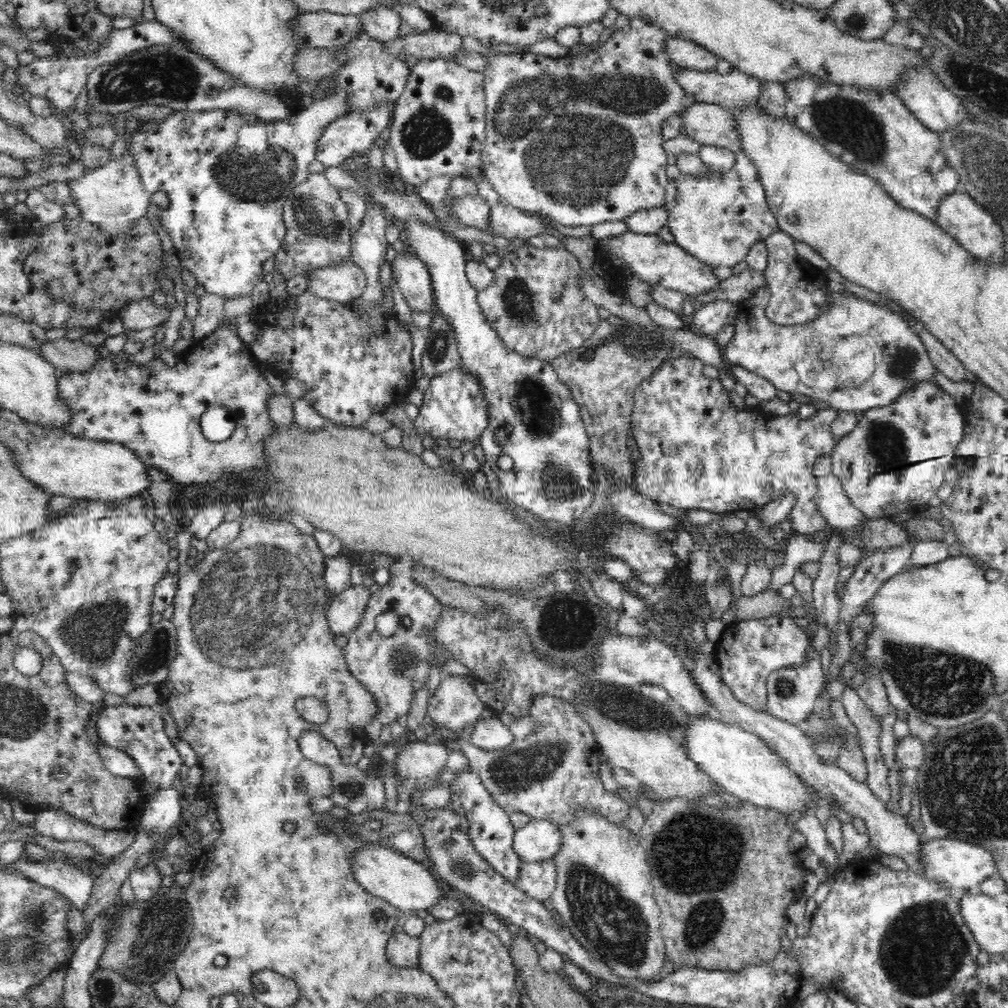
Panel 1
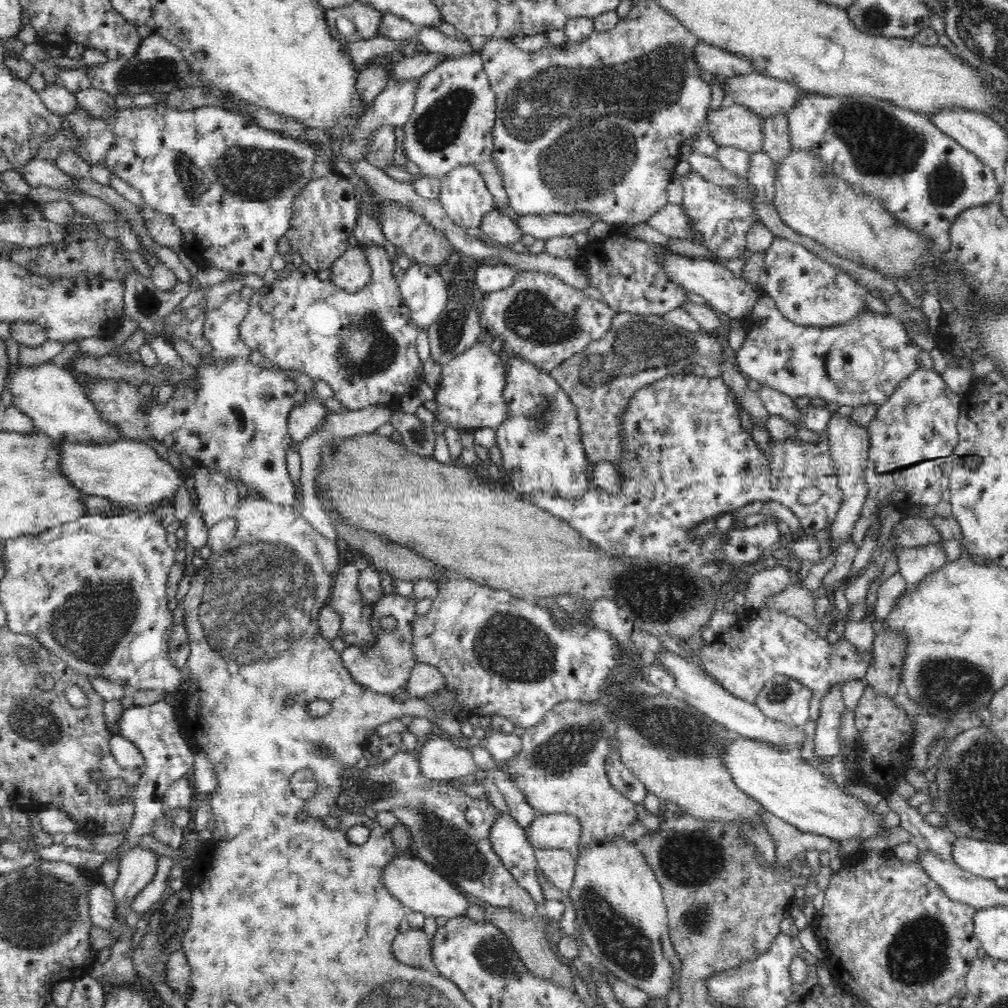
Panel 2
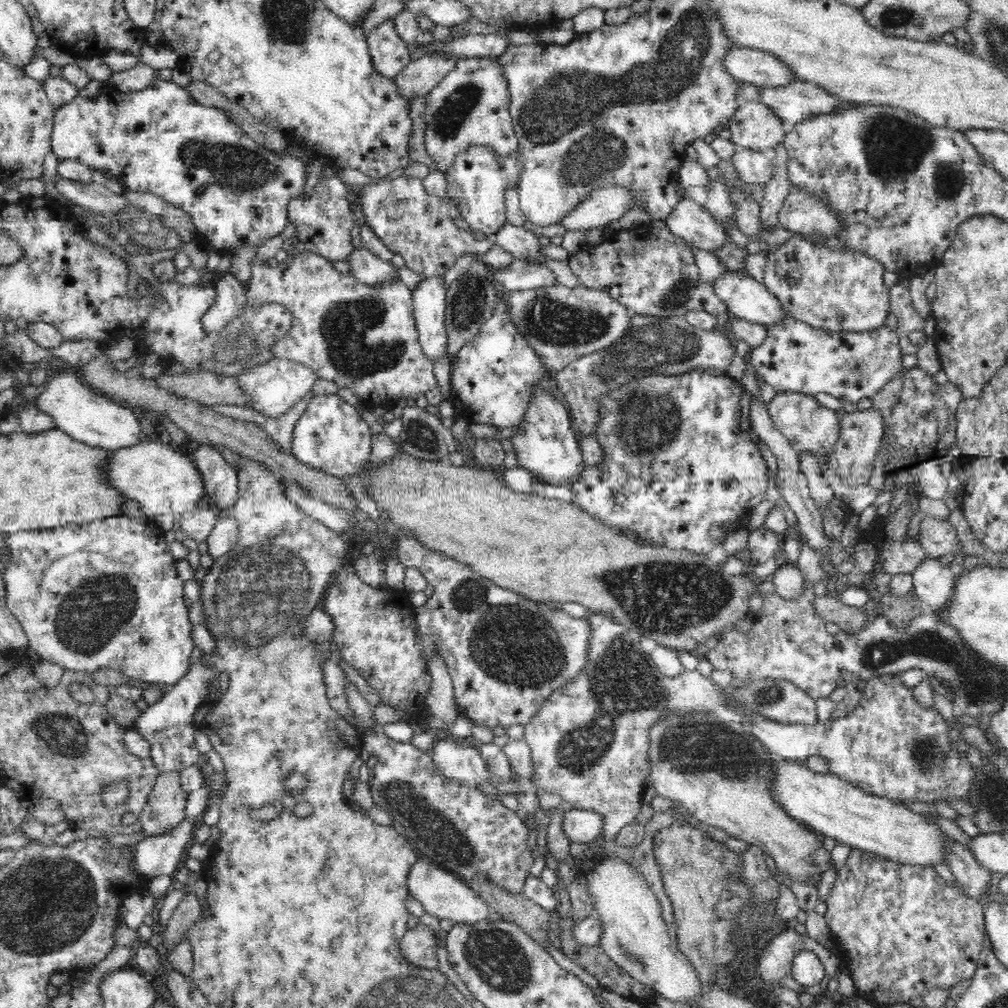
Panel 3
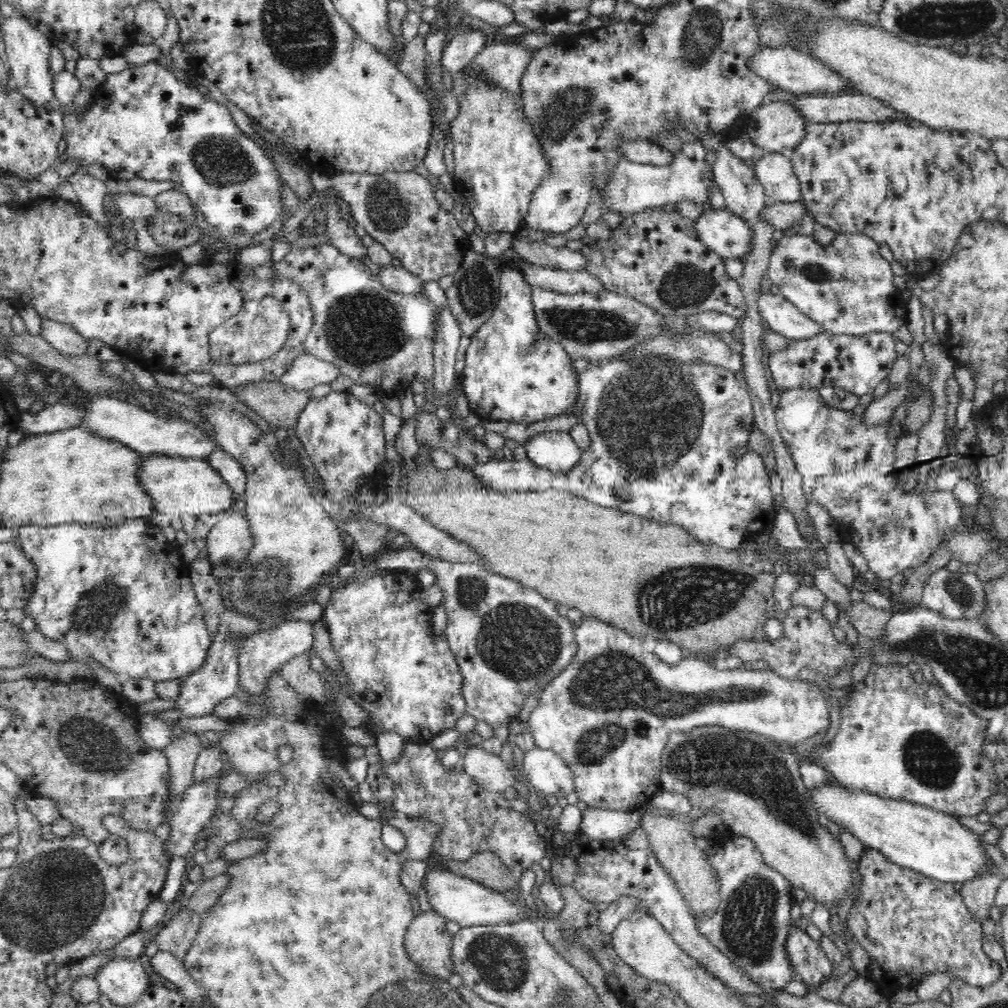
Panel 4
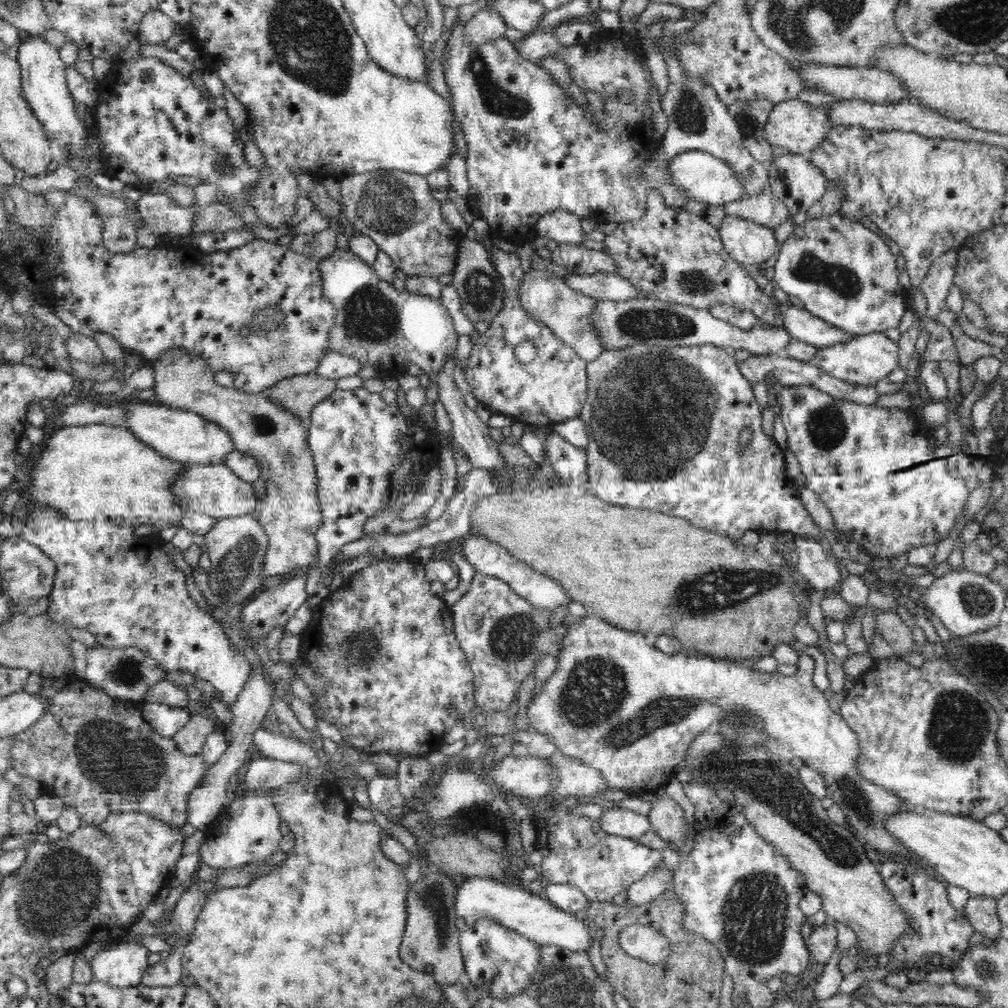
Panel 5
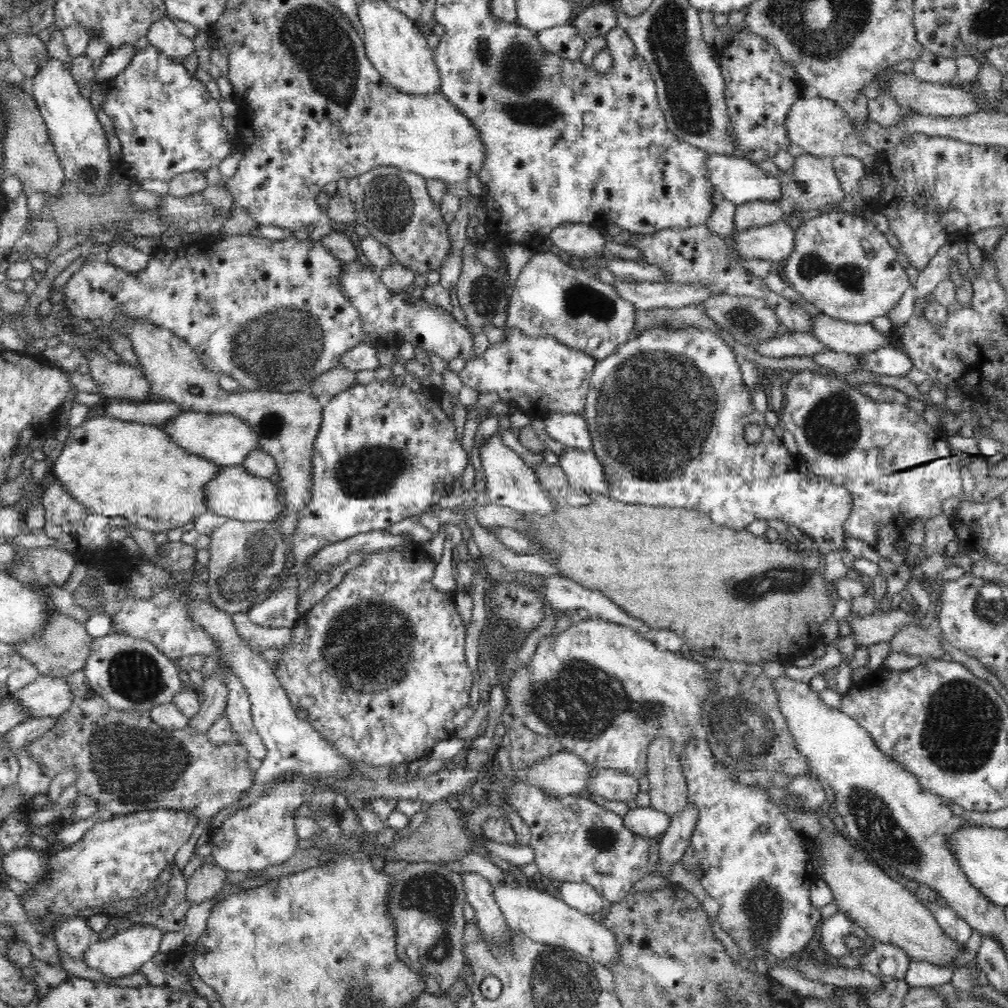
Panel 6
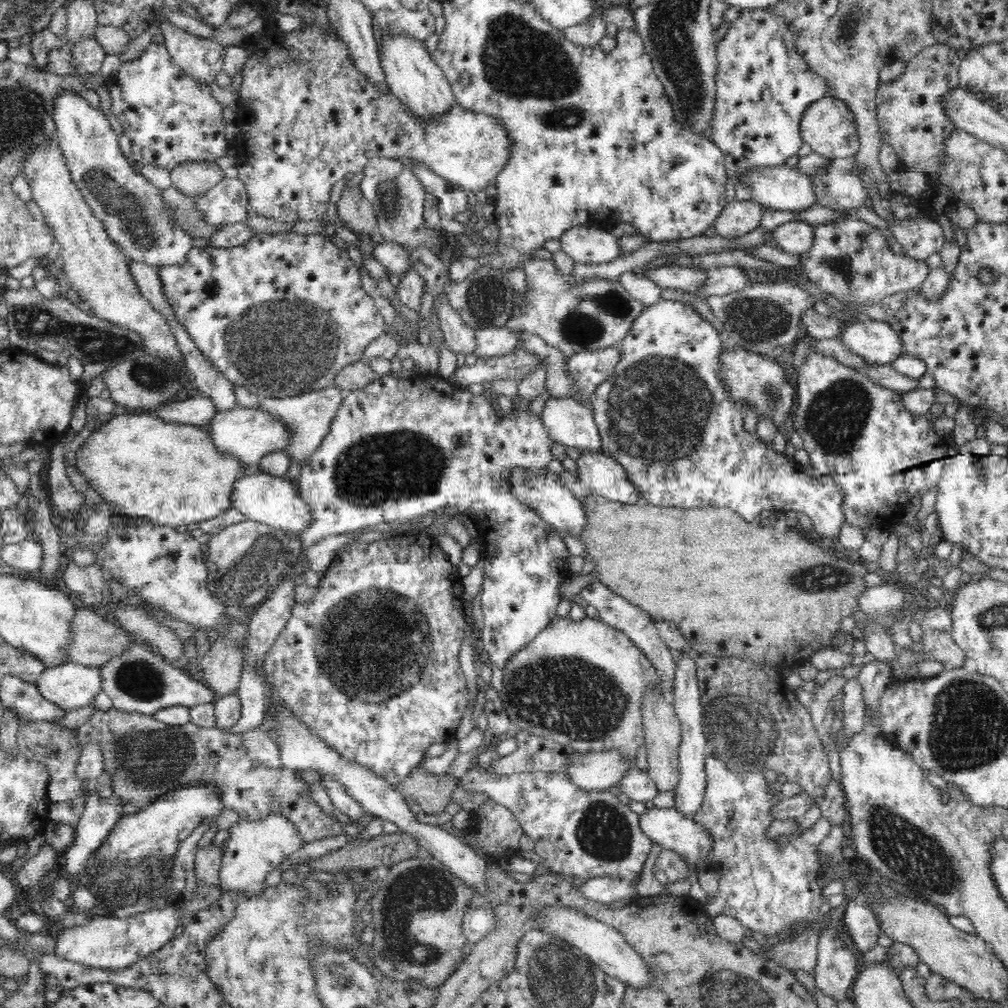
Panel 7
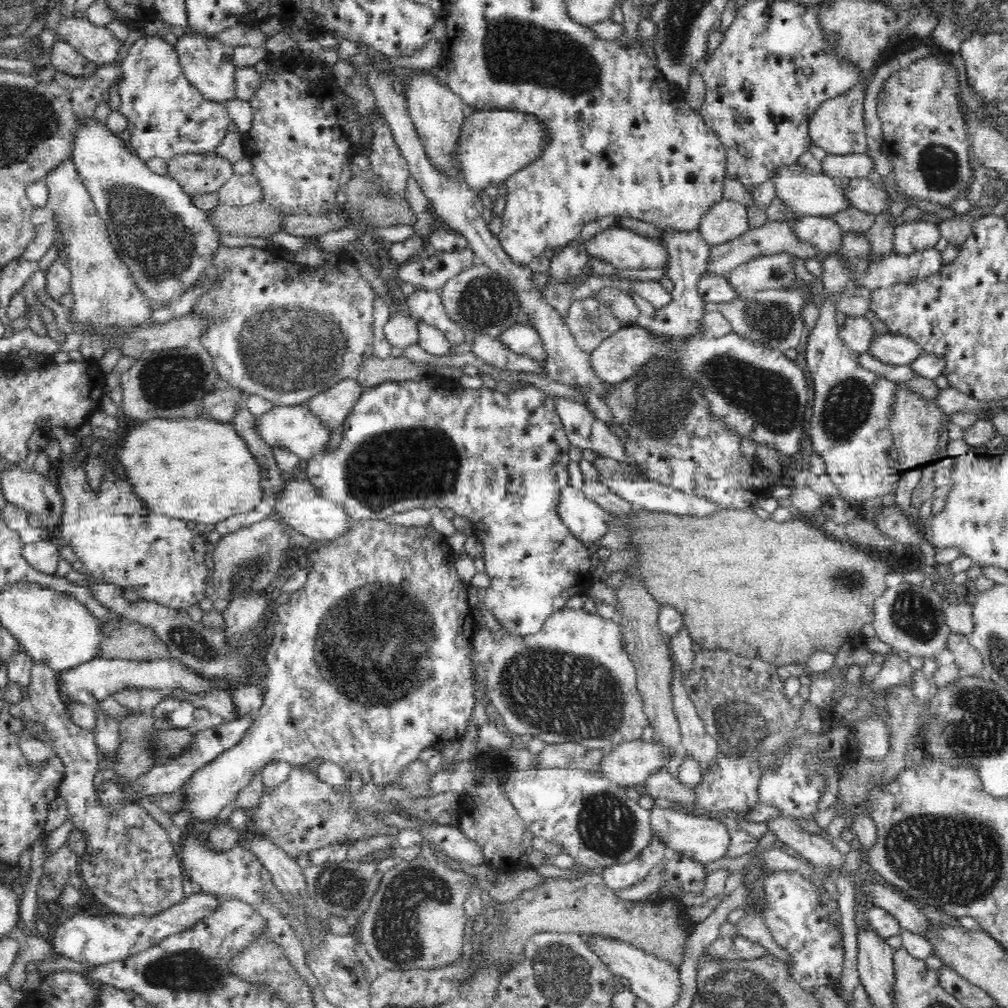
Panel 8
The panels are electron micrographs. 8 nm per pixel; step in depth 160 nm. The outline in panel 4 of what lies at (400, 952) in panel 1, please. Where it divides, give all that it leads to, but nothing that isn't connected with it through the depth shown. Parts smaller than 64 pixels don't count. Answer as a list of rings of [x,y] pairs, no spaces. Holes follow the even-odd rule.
[[[422,911],[414,917],[405,936],[409,959],[426,974],[452,981],[452,938],[444,924],[447,919],[436,911]]]

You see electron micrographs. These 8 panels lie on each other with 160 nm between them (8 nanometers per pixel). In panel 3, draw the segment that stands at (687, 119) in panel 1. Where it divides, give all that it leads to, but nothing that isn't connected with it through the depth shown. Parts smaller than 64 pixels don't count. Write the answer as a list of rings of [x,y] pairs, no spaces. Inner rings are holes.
[[[758,101],[741,102],[738,111],[725,126],[725,133],[736,147],[770,152],[784,141],[781,121],[768,106]]]

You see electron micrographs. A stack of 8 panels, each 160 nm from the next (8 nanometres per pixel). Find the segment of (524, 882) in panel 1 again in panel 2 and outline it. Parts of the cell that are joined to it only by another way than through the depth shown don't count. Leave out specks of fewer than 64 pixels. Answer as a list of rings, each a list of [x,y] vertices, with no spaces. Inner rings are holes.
[[[566,850],[535,852],[536,874],[543,875],[562,892],[570,890],[574,880],[574,853]]]

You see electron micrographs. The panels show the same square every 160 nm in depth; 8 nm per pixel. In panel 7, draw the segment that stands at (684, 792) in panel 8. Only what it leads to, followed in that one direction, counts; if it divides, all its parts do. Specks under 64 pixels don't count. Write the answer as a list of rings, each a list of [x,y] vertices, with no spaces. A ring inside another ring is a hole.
[[[632,766],[628,770],[628,774],[624,774],[620,778],[618,784],[614,784],[611,789],[613,792],[622,792],[632,801],[646,802],[652,800],[657,795],[656,785],[650,779],[647,770],[641,771],[636,766]]]

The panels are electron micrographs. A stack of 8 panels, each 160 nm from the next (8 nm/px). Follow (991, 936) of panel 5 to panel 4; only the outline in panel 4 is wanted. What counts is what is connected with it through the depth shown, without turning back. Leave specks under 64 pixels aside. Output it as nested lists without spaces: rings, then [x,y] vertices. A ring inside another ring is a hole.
[[[990,861],[984,864],[984,870],[980,870],[980,874],[963,882],[961,895],[976,918],[983,921],[989,915],[990,906],[995,903],[996,892],[1003,880],[1004,876],[998,867]]]

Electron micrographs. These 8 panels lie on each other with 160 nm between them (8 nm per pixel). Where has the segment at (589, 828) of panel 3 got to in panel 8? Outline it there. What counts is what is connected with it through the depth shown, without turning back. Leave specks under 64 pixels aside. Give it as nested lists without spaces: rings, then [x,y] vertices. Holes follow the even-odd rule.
[[[652,807],[650,810],[650,827],[652,827],[654,836],[665,843],[670,855],[678,854],[702,866],[706,866],[708,862],[720,860],[722,856],[726,855],[731,842],[730,830],[724,824],[706,817],[697,817],[692,813],[681,812],[671,807]]]

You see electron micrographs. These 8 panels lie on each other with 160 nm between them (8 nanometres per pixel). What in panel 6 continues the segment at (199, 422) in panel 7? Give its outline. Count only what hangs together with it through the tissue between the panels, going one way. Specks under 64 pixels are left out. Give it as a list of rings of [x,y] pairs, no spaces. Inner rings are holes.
[[[172,402],[162,403],[107,403],[102,416],[129,423],[155,425],[164,424],[184,408]]]

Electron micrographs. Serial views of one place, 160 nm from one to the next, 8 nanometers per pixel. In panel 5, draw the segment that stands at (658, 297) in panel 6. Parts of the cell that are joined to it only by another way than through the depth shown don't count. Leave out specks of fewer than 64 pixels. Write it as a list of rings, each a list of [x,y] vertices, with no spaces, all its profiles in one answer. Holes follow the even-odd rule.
[[[595,272],[594,274],[572,273],[562,276],[570,289],[588,297],[608,300],[628,300],[628,298],[642,298],[638,289],[630,286],[616,273]]]

